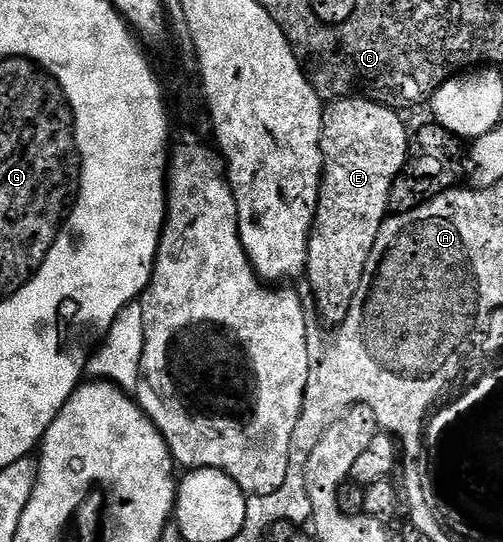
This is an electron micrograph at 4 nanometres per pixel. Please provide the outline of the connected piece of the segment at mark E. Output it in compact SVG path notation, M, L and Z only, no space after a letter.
M336 97L324 109L324 124L320 134L324 178L320 181L316 220L312 223L312 235L308 239L306 280L312 286L312 295L316 298L316 307L321 317L331 325L344 323L350 315L350 305L362 285L374 241L384 220L390 215L390 189L404 167L404 162L408 160L410 131L404 128L400 114L399 110L387 107L384 103L375 103L373 99L363 97Z

